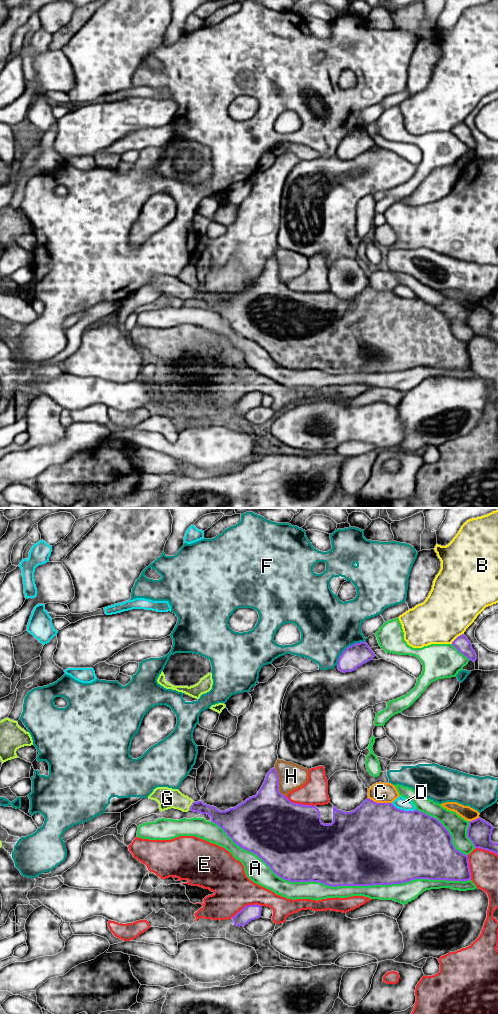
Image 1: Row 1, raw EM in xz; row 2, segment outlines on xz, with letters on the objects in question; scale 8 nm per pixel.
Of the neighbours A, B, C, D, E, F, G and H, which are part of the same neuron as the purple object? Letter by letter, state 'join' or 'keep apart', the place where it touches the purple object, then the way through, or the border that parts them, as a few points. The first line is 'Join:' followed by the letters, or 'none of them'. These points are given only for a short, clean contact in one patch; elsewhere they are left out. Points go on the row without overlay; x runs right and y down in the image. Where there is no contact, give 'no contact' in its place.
Join: G
A: keep apart; contact xz (340, 373)
B: keep apart; contact xz (457, 125)
C: keep apart; contact xz (380, 291)
D: keep apart; contact xz (404, 298)
E: keep apart; contact xz (246, 394)
F: keep apart; contact xz (347, 135)
G: join; contact xz (191, 293); way xz (218, 305), (210, 298), (191, 293), (173, 286), (167, 286)
H: keep apart; contact xz (278, 271)

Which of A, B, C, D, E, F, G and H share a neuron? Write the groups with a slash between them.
A / B / C / D / E / F / G / H

